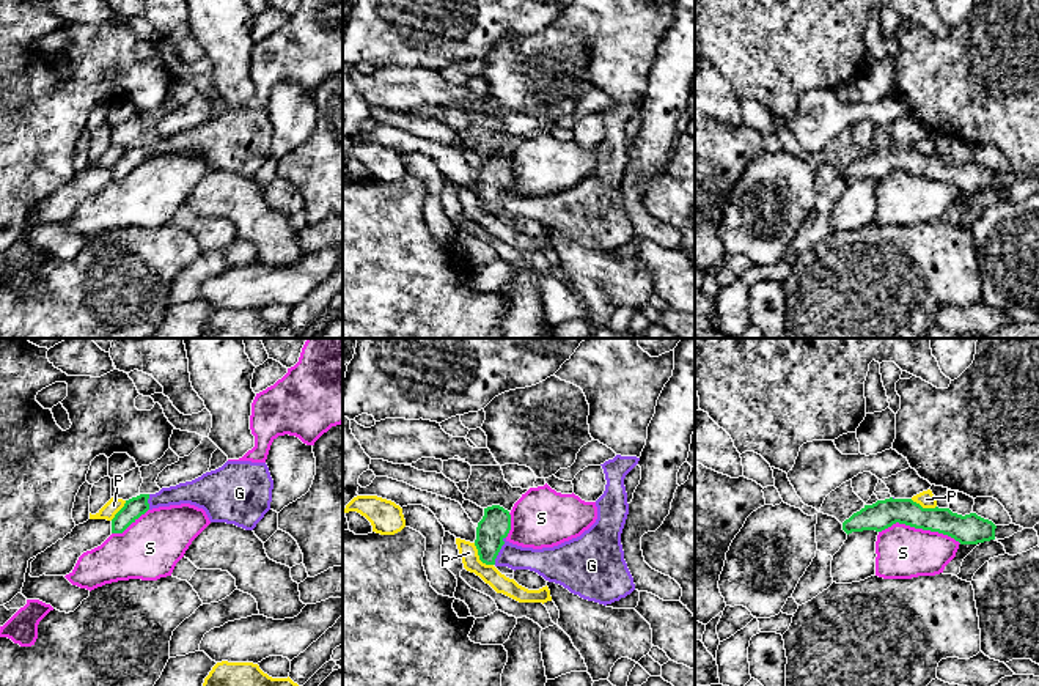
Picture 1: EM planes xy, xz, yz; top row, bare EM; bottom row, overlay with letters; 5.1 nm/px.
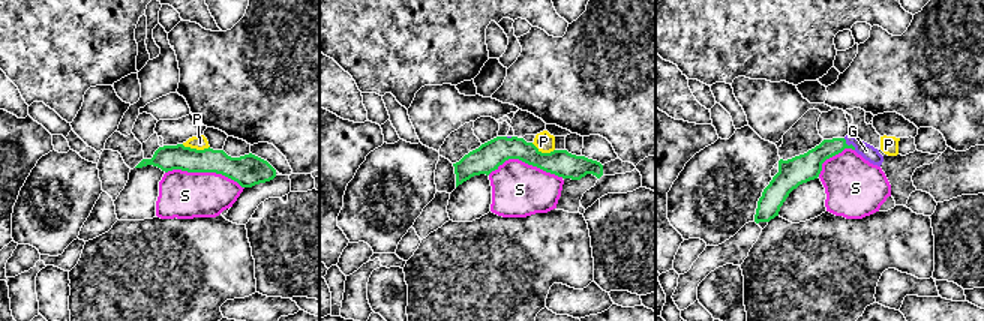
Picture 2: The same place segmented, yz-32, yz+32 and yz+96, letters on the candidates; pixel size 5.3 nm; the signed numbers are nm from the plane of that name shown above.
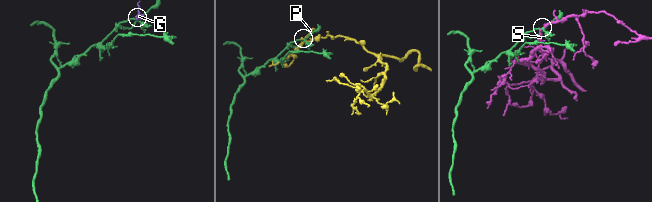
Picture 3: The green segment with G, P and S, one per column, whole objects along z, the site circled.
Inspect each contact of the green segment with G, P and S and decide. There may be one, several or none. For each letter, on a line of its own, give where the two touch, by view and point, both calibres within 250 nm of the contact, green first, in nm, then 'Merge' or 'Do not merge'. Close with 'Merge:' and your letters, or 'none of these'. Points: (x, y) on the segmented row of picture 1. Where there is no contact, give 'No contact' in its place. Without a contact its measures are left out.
G: Touches green at xz (499, 551). Thickness 160 nm (green) against 150 nm. Merge
P: Touches green at xz (480, 557). Thickness 160 nm (green) against 90 nm. Do not merge
S: Touches green at yz (920, 527). Thickness 150 nm (green) against 280 nm. Do not merge
Merge: G

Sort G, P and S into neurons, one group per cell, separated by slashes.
G / P / S

